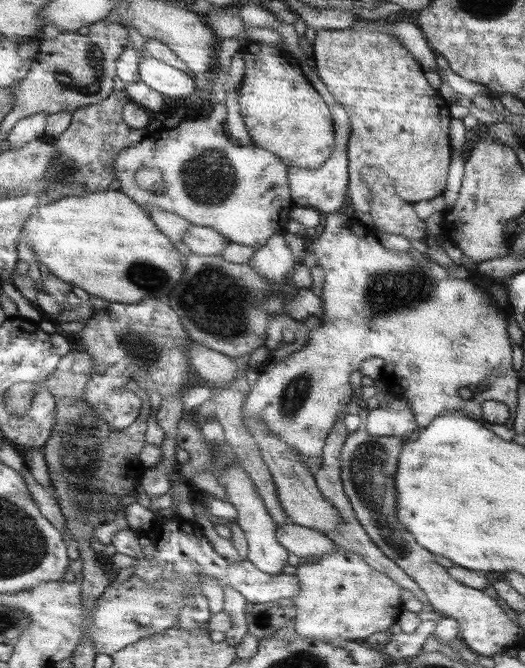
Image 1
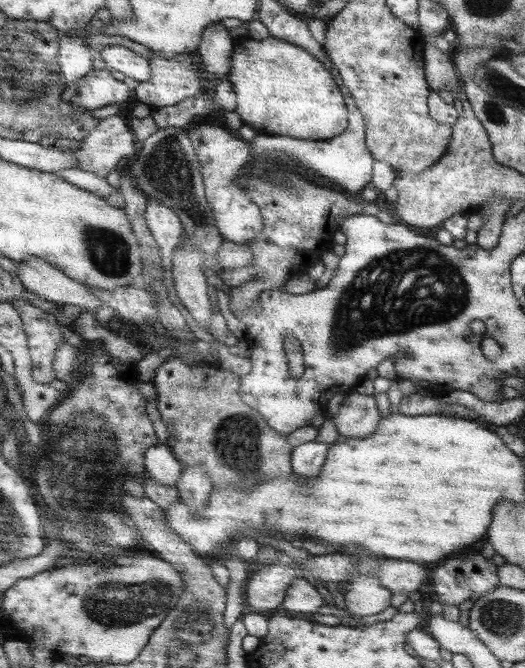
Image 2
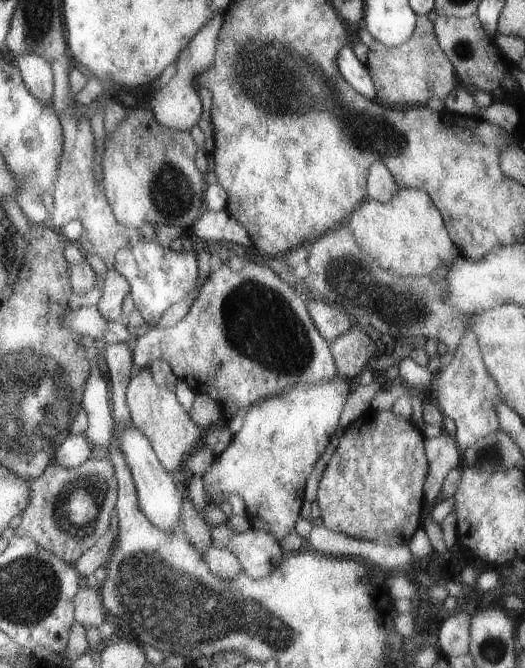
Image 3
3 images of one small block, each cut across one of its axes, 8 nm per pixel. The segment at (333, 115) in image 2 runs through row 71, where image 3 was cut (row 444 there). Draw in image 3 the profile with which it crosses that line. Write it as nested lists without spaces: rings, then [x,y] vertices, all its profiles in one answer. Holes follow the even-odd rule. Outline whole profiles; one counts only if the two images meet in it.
[[[337,375],[329,381],[308,386],[296,385],[284,394],[251,405],[244,411],[244,422],[238,434],[233,435],[230,444],[217,456],[216,462],[201,476],[208,497],[211,499],[216,494],[238,494],[246,503],[246,515],[252,523],[251,528],[265,530],[278,542],[283,540],[300,518],[302,502],[305,500],[305,496],[302,496],[304,484],[338,428],[342,410],[353,386],[354,383]]]

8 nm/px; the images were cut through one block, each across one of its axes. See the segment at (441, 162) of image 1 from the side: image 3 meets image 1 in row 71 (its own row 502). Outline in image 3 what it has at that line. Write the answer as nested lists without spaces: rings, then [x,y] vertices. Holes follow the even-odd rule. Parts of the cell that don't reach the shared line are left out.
[[[372,407],[362,412],[342,434],[340,443],[318,486],[316,502],[320,507],[322,527],[370,542],[408,544],[422,524],[425,507],[424,483],[428,476],[425,454],[425,436],[412,422],[396,416],[391,410],[380,411]]]

